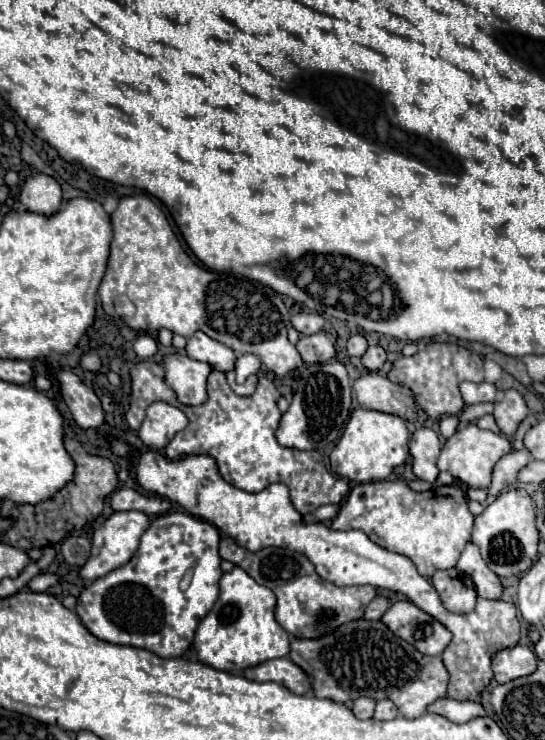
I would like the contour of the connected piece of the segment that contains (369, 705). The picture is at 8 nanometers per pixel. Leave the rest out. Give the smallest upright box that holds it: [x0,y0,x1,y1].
[352,697,376,719]

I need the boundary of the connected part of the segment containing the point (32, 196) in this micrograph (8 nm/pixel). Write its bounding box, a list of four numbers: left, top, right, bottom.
[20,173,62,215]

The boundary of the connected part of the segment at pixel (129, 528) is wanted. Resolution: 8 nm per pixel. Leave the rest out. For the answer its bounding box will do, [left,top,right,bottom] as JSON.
[80,511,148,581]

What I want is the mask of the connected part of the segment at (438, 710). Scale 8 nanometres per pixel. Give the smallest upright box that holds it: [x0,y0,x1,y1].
[428,699,486,723]

